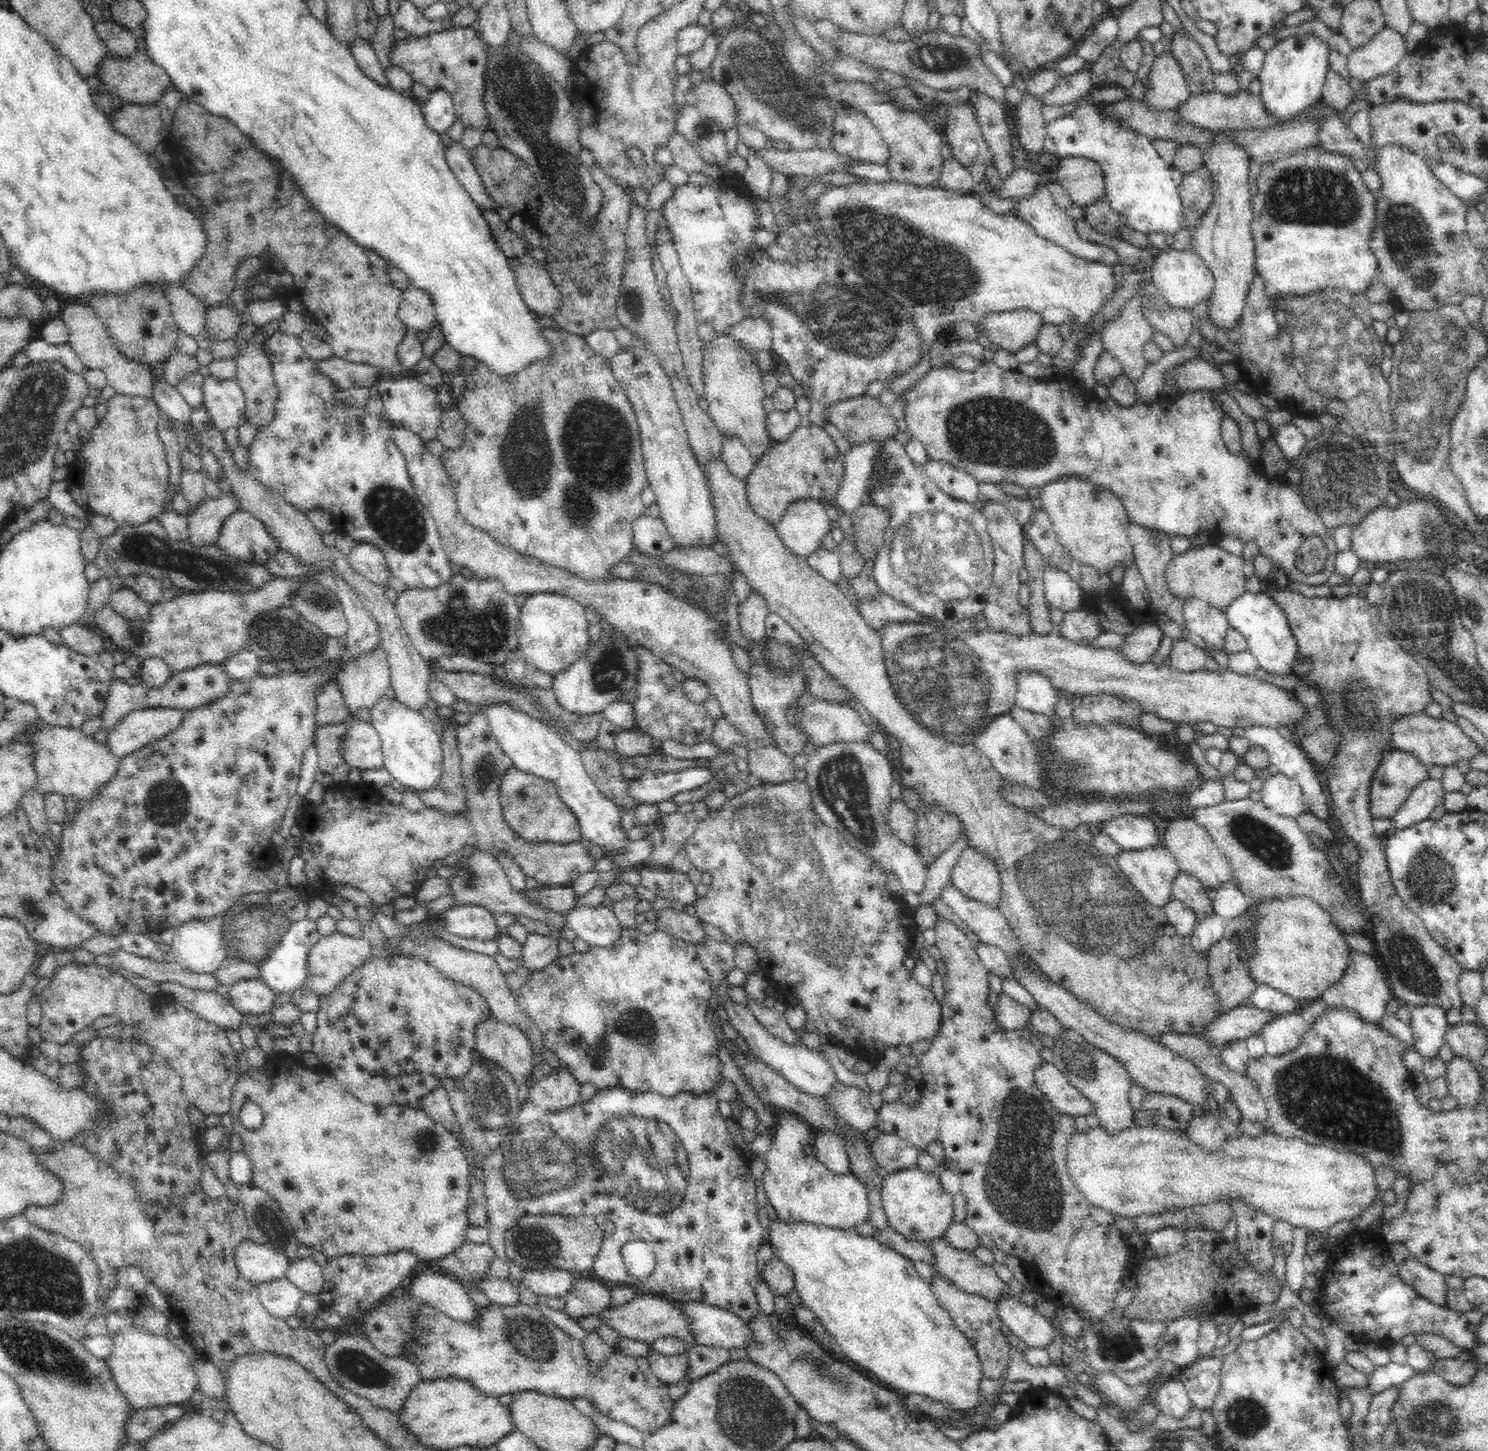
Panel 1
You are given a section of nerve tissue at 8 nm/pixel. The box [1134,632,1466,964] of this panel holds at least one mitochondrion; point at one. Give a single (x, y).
(1432, 877)

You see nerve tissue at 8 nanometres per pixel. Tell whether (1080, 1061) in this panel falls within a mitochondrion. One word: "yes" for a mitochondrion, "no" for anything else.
yes

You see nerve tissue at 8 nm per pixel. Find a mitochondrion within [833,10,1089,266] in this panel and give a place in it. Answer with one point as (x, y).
(944, 58)

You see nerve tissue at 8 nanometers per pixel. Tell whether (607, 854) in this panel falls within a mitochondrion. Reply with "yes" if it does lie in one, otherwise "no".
no

